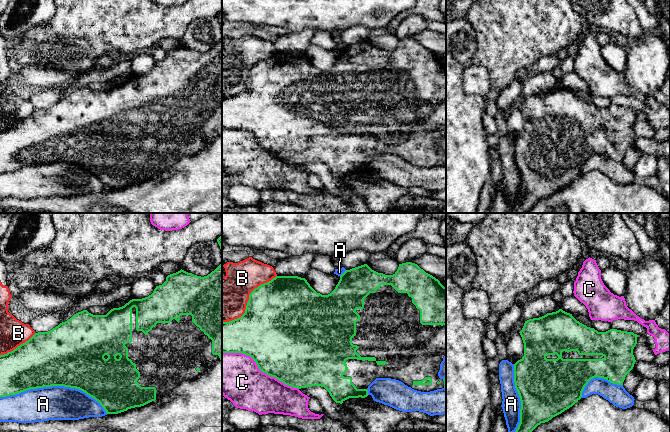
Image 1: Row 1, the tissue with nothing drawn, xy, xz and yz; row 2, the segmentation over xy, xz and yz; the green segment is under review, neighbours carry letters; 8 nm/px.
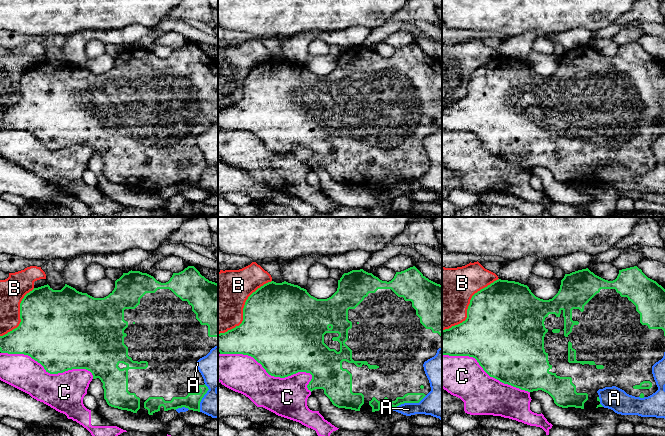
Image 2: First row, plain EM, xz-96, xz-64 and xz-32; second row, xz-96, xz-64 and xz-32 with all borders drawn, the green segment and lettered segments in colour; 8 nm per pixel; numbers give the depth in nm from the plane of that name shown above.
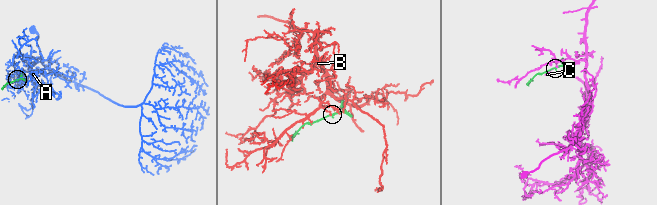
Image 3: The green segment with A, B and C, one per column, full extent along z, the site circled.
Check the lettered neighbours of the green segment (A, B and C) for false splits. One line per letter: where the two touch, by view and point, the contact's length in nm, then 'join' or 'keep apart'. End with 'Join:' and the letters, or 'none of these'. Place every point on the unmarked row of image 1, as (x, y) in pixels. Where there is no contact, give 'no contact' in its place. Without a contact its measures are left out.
A: meets green in xy at (55, 161); contact 850 nm long; keep apart
B: meets green in xz at (248, 77); contact 600 nm long; keep apart
C: meets green in xz at (259, 145); contact 700 nm long; keep apart
Join: none of these

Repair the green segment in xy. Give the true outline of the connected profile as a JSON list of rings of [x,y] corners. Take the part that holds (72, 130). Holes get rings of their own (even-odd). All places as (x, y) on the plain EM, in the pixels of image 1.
[[[222,38],[214,47],[212,47],[210,50],[204,53],[197,52],[192,49],[188,49],[182,45],[176,49],[170,50],[166,53],[166,57],[162,61],[156,62],[153,69],[148,73],[142,75],[132,75],[122,83],[111,85],[106,91],[93,91],[89,89],[87,86],[83,86],[81,88],[74,90],[70,95],[60,99],[58,102],[56,102],[55,104],[53,104],[48,108],[35,109],[28,117],[21,120],[13,127],[8,128],[7,130],[4,131],[0,131],[0,173],[16,171],[30,165],[37,165],[37,164],[51,163],[51,162],[64,162],[64,163],[76,164],[85,168],[87,171],[89,171],[90,173],[98,177],[107,190],[118,190],[127,187],[128,185],[131,184],[144,182],[155,176],[161,176],[167,174],[177,161],[179,161],[181,158],[184,157],[196,155],[201,149],[210,145],[212,140],[218,137],[219,135],[222,136]]]

